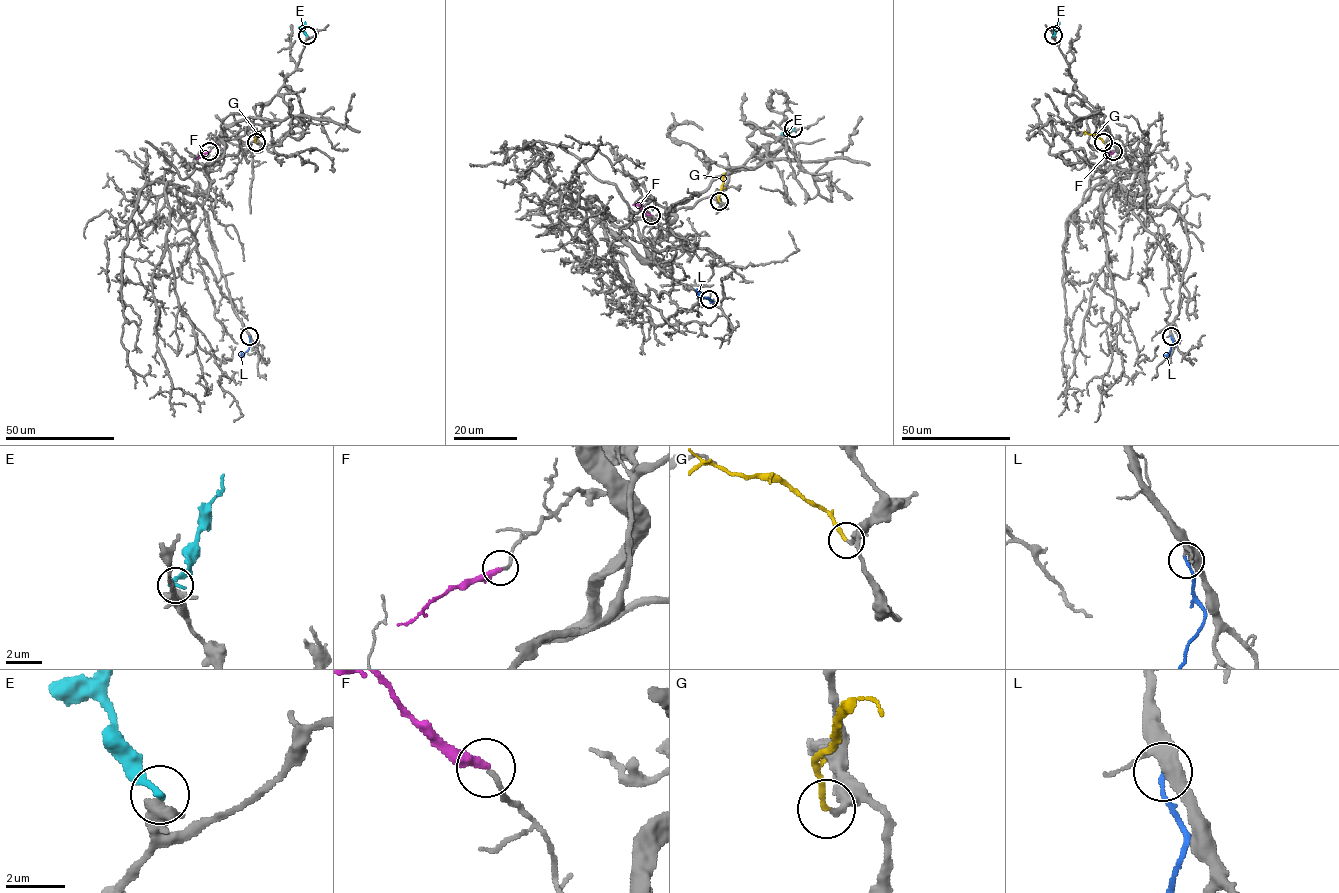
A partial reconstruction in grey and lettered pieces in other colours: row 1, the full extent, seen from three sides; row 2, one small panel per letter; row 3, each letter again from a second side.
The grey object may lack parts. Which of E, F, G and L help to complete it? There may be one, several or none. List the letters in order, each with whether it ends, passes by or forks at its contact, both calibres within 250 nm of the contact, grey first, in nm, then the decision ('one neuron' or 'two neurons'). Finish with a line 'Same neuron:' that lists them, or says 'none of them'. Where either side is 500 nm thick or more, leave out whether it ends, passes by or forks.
E: it ends there; 400 nm thick on the grey side, 280 nm on the other; two neurons
F: it ends there; 150 nm thick on the grey side, 320 nm on the other; one neuron
G: it ends there; 260 nm thick on the grey side, 200 nm on the other; two neurons
L: it ends there; 400 nm thick on the grey side, 150 nm on the other; one neuron
Same neuron: F, L

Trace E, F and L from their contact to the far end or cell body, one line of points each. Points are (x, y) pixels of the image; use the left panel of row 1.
E: (307, 35), (303, 28), (305, 22)
F: (208, 151), (196, 159)
L: (249, 336), (250, 346), (240, 355)

